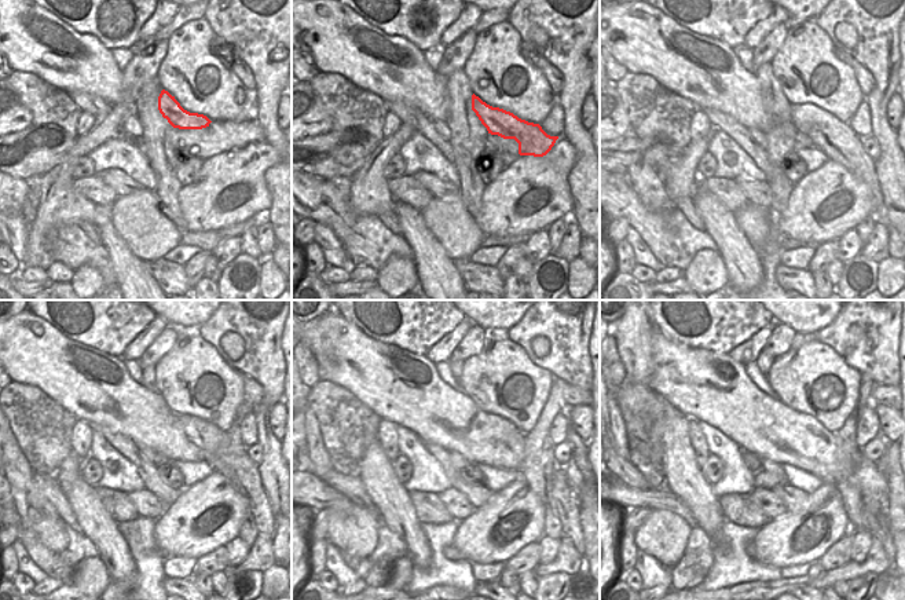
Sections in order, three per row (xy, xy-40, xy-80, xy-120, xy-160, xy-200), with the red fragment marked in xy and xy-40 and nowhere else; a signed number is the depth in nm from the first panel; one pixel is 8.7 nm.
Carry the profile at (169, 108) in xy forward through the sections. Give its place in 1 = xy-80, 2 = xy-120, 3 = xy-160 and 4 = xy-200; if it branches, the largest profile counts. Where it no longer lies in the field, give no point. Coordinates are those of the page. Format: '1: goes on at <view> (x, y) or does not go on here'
1: goes on at xy-80 (835, 139)
2: goes on at xy-120 (220, 452)
3: goes on at xy-160 (561, 498)
4: goes on at xy-200 (876, 522)

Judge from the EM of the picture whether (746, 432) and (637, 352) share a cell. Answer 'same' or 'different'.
different

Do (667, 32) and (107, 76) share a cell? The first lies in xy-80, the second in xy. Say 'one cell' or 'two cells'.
one cell

